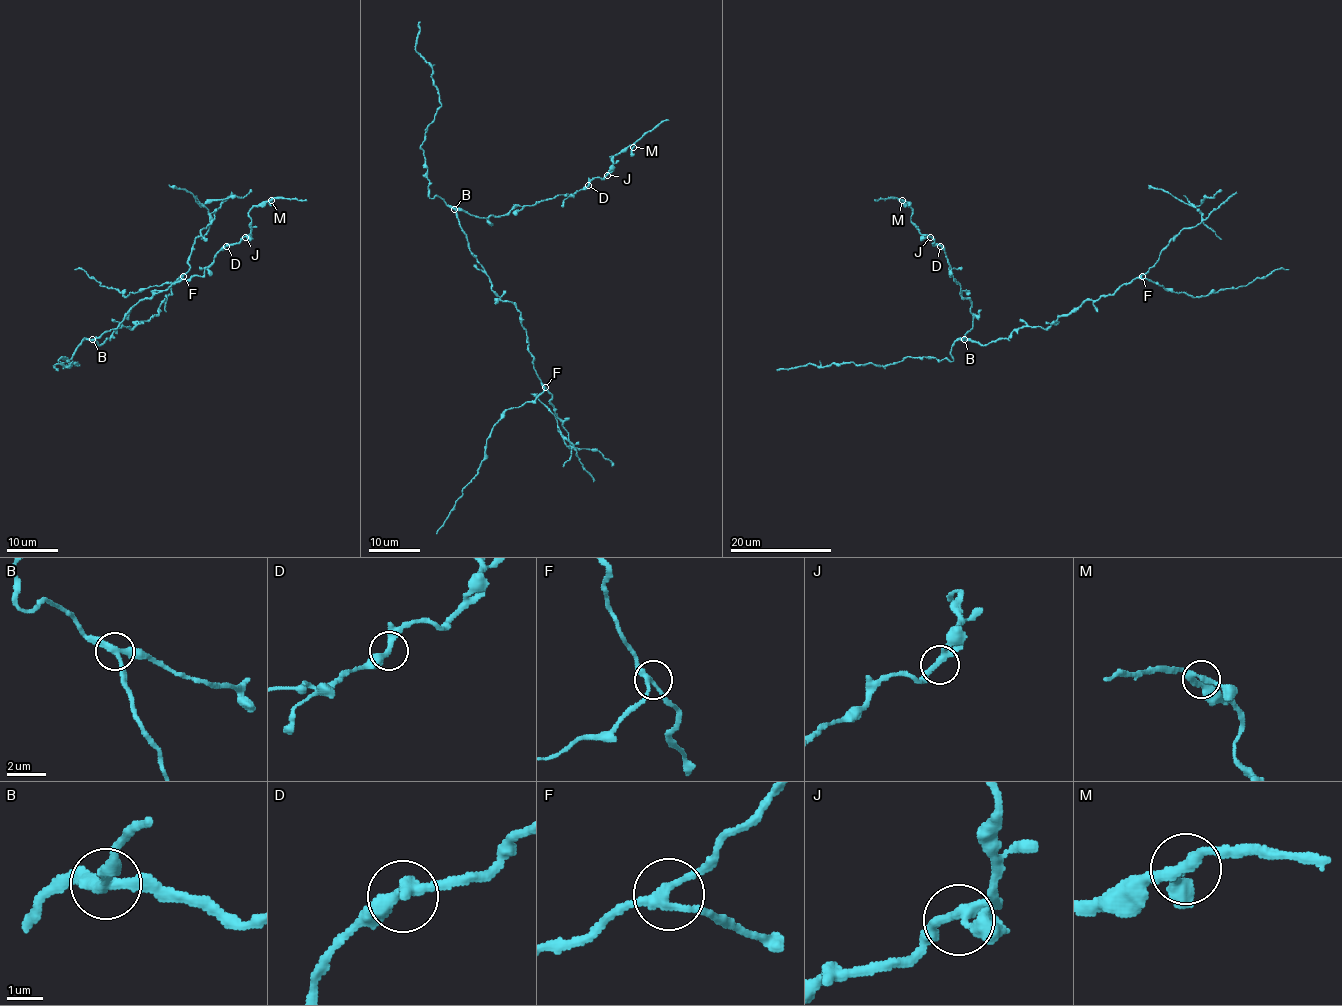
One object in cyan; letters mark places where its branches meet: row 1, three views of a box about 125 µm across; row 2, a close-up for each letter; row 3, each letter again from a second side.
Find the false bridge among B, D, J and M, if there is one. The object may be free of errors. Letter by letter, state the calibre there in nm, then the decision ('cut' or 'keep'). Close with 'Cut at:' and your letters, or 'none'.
B: 280 nm thick; cut
D: 280 nm thick; keep
J: 260 nm thick; keep
M: 240 nm thick; keep
Cut at: B

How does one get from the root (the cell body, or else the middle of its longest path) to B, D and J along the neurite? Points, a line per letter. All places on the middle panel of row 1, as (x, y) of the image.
B: (476, 257), (470, 252), (454, 209)
D: (476, 257), (459, 223), (458, 210), (479, 218), (501, 217), (515, 206), (572, 195), (588, 185)
J: (476, 257), (459, 223), (458, 210), (479, 218), (501, 217), (515, 206), (572, 195), (595, 177), (607, 175)

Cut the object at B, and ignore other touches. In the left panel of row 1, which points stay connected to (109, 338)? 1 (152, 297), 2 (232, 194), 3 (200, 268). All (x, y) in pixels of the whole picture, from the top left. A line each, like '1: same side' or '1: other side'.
1: other side
2: same side
3: other side

